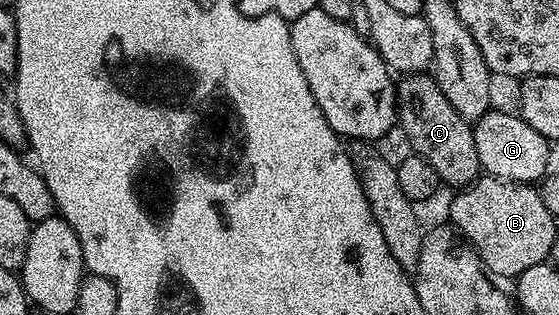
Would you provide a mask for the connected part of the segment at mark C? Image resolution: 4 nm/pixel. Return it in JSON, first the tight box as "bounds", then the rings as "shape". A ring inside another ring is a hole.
{"bounds":[396,74,482,189],"shape":[[[431,74],[404,75],[401,80],[396,88],[398,127],[408,134],[411,150],[434,165],[434,173],[438,173],[441,184],[456,187],[452,189],[471,187],[482,175],[478,149],[474,149],[473,124],[446,101],[446,93],[438,89]]]}

